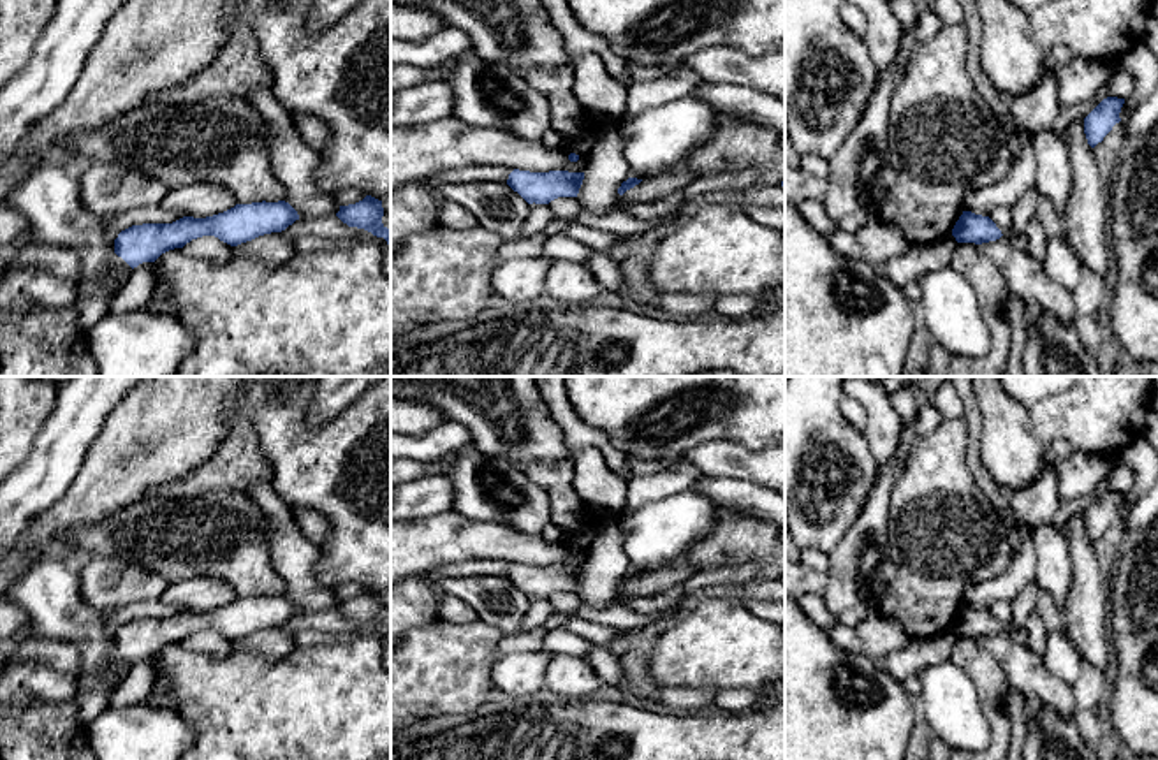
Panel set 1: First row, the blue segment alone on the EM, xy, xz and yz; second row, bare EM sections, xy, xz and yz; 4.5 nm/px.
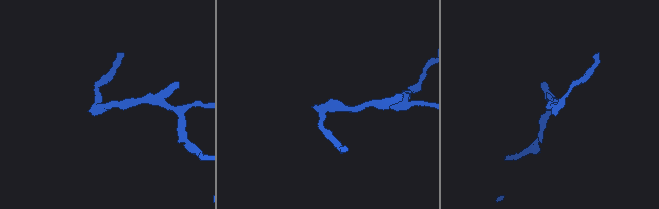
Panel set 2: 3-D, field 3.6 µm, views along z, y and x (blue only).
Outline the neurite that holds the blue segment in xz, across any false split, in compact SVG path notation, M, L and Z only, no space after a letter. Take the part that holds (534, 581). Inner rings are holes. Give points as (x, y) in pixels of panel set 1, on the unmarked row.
M514 563L507 579L528 598L549 598L558 591L577 591L584 566L549 565L530 566Z

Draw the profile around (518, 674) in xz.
M547 651L512 653L493 661L489 677L495 691L507 702L526 697L544 688Z

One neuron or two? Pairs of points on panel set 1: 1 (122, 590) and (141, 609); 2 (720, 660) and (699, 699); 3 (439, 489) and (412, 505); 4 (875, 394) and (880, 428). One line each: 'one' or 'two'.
1: two
2: two
3: one
4: one

